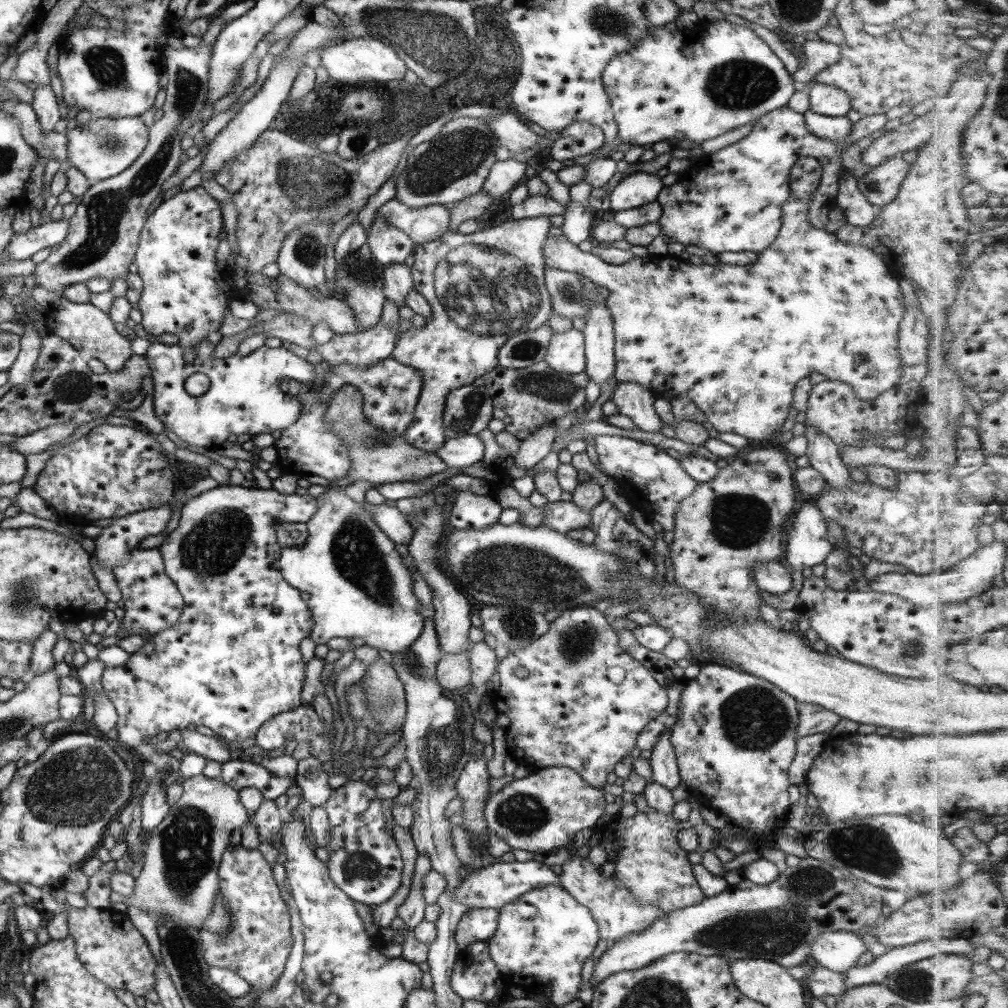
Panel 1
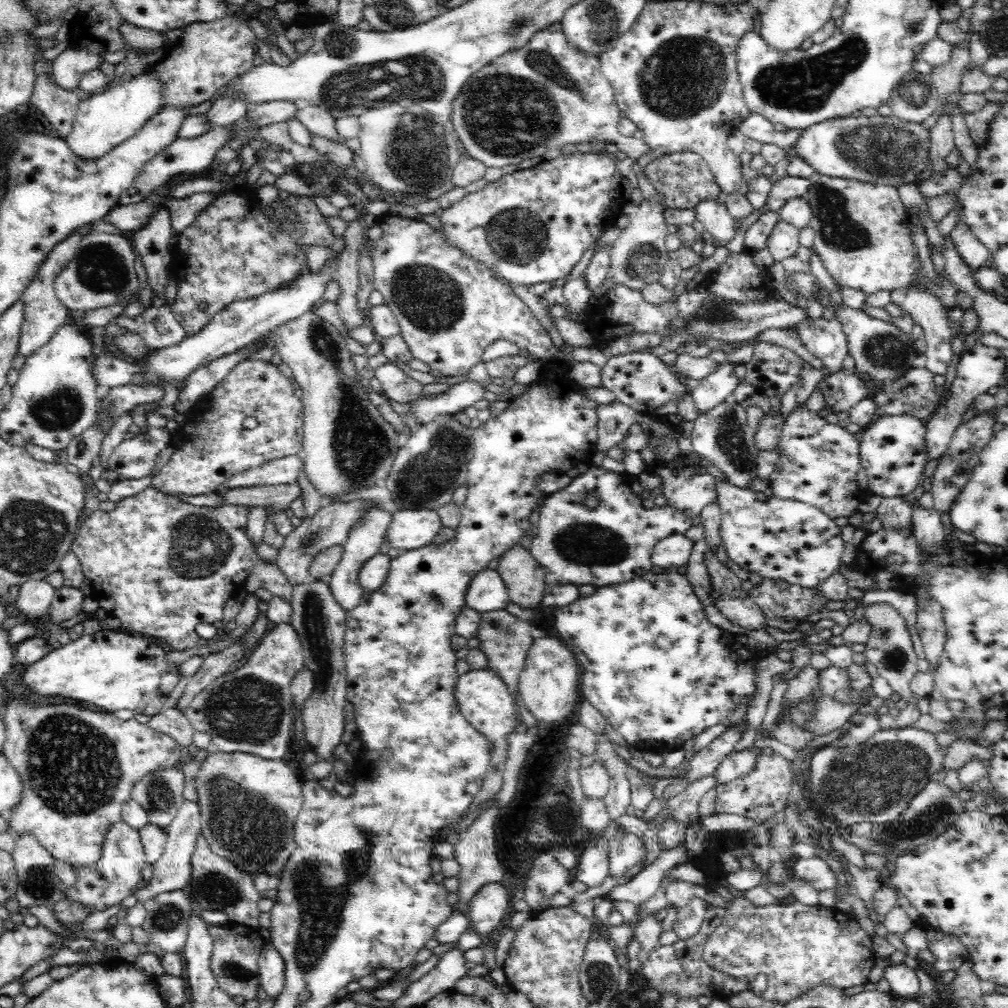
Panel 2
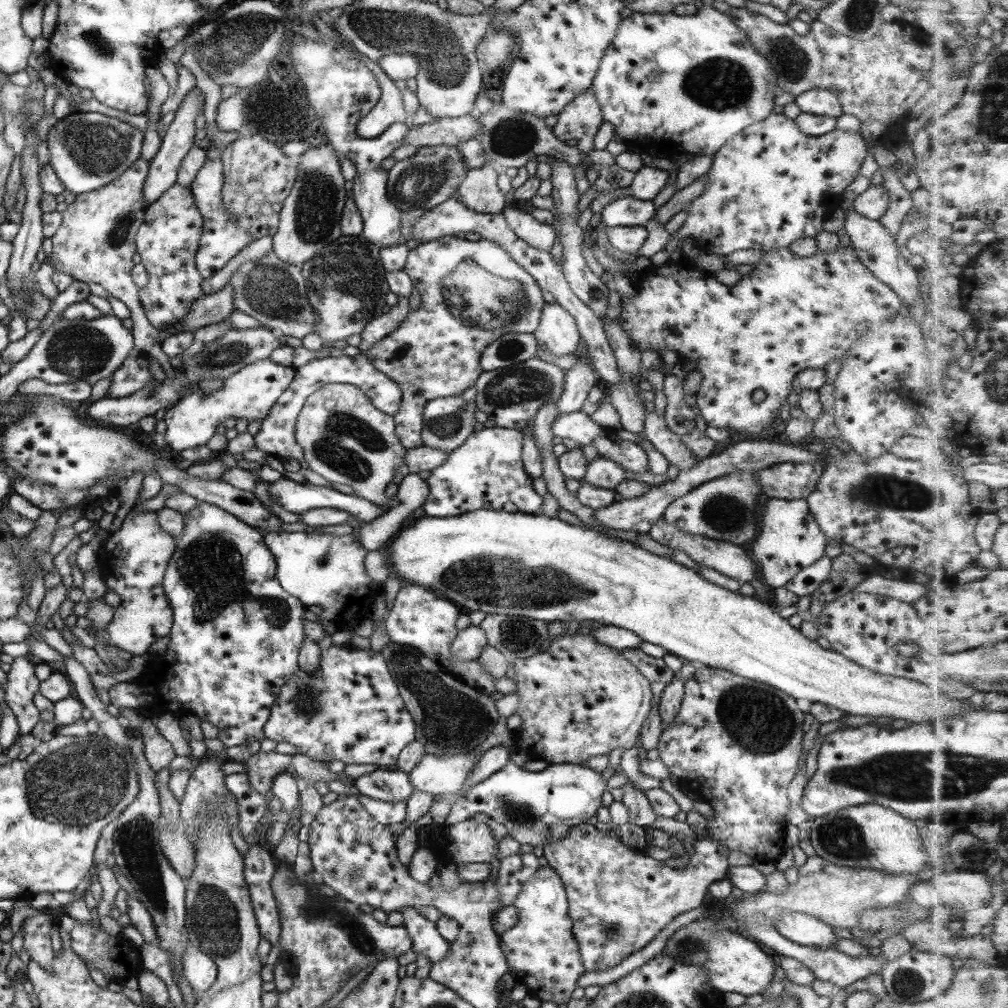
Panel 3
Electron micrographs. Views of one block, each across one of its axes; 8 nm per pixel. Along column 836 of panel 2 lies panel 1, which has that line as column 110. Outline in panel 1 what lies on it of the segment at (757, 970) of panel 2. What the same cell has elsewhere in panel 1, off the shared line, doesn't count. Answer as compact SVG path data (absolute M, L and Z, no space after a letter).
M66 903L61 910L67 916L68 933L74 940L78 961L95 980L113 991L127 990L133 996L143 996L154 988L154 956L125 914L112 908L71 908Z

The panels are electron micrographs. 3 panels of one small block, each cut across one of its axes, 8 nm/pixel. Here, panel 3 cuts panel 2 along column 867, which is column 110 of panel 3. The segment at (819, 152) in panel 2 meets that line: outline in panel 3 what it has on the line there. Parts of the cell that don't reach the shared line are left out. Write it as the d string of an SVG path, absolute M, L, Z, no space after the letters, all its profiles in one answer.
M72 110L61 120L54 120L47 132L48 162L37 172L41 192L80 195L101 188L139 158L142 138L142 131L115 117Z

